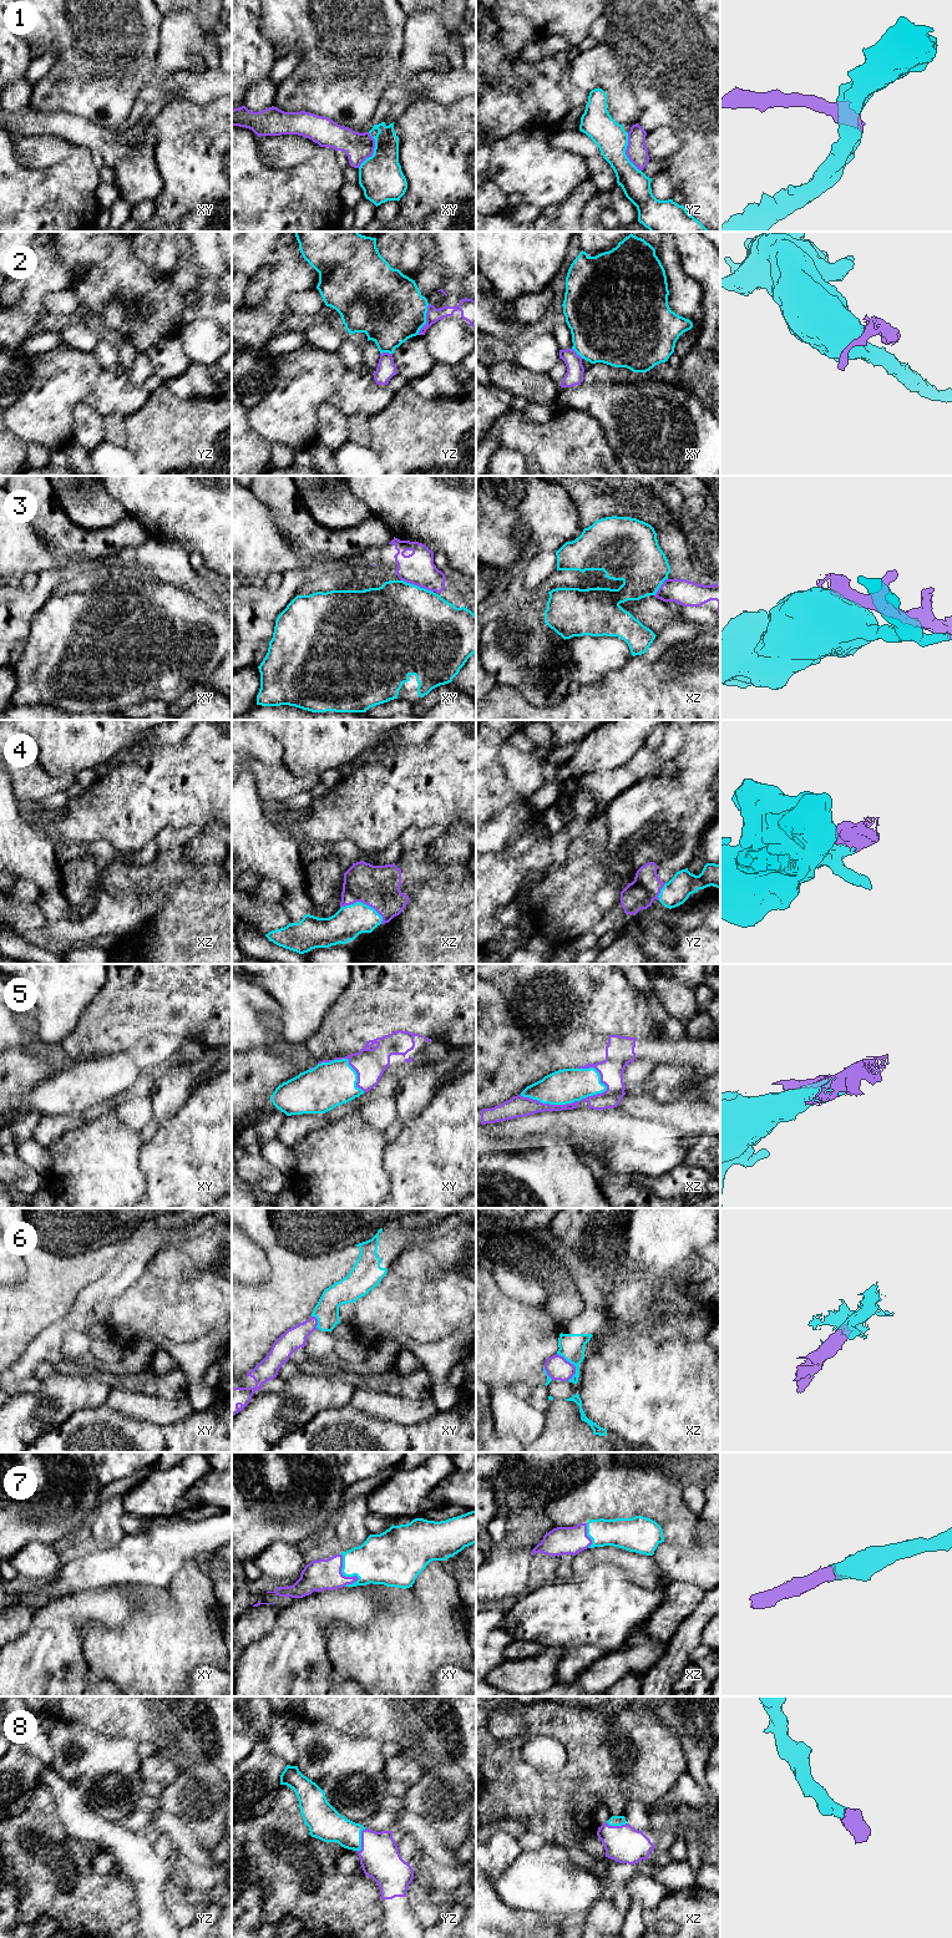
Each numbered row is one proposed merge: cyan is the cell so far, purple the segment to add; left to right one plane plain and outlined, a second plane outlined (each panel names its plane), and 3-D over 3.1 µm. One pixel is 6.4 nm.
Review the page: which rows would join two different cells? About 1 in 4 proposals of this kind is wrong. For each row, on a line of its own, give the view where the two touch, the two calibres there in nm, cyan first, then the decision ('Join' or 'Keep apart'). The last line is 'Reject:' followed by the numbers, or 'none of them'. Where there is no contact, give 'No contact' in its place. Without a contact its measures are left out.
1: Touches cyan in yz. Thickness 200 nm (cyan) against 140 nm. Keep apart
2: Touches cyan in yz. Thickness 460 nm (cyan) against 90 nm. Keep apart
3: Touches cyan in xy. Thickness 500 nm (cyan) against 220 nm. Keep apart
4: Touches cyan in xz. Thickness 200 nm (cyan) against 280 nm. Join
5: Touches cyan in xz. Thickness 220 nm (cyan) against 130 nm. Join
6: Touches cyan in xz. Thickness 160 nm (cyan) against 160 nm. Join
7: Touches cyan in xy. Thickness 300 nm (cyan) against 190 nm. Join
8: Touches cyan in yz. Thickness 220 nm (cyan) against 260 nm. Join
Reject: 1, 2, 3

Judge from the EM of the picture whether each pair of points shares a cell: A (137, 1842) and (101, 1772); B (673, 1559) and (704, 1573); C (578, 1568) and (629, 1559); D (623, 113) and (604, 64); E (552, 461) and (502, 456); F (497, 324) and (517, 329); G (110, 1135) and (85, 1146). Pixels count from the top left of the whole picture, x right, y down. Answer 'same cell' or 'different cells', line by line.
A: different cells
B: same cell
C: same cell
D: same cell
E: different cells
F: same cell
G: same cell

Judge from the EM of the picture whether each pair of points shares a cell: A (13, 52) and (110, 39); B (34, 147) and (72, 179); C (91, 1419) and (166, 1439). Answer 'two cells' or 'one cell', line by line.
A: two cells
B: two cells
C: one cell

